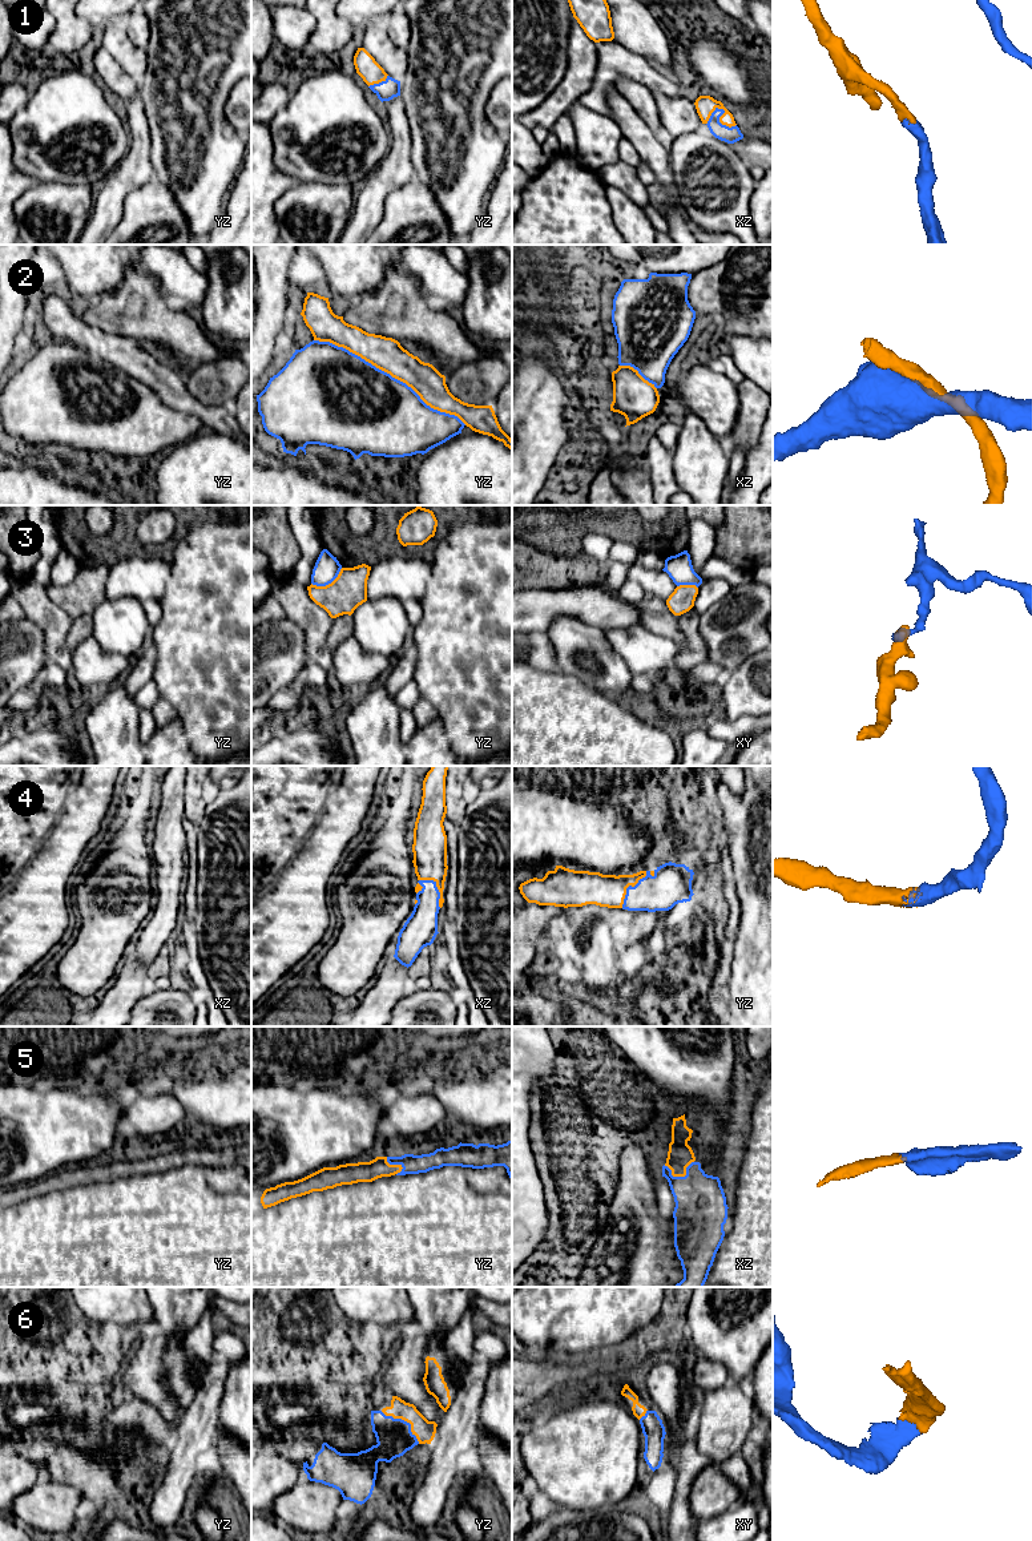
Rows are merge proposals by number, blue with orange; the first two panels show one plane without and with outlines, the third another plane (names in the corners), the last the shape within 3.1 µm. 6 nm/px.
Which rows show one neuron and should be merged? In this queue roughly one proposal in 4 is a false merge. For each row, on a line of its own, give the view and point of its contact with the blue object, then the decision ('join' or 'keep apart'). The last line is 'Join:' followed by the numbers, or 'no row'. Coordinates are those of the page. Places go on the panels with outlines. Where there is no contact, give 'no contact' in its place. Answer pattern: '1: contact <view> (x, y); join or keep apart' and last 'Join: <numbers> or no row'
1: contact xz (722, 113); join
2: contact yz (388, 374); join
3: contact yz (327, 584); keep apart
4: contact xz (436, 887); join
5: contact xz (680, 1177); join
6: contact yz (403, 1420); join
Join: 1, 2, 4, 5, 6

